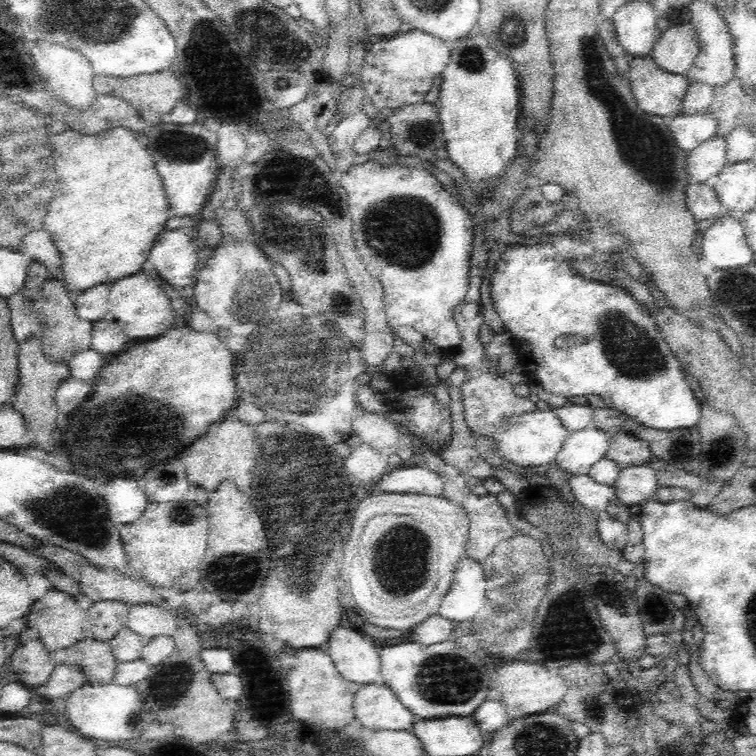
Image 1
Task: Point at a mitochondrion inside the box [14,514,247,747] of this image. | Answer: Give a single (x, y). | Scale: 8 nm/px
(169, 687)

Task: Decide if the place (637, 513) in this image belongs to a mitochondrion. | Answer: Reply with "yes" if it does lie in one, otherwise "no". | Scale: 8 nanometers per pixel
no

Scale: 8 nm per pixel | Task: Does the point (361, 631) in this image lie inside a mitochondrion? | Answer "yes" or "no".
no

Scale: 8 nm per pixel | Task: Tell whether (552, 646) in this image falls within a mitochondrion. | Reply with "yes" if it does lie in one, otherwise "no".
no

